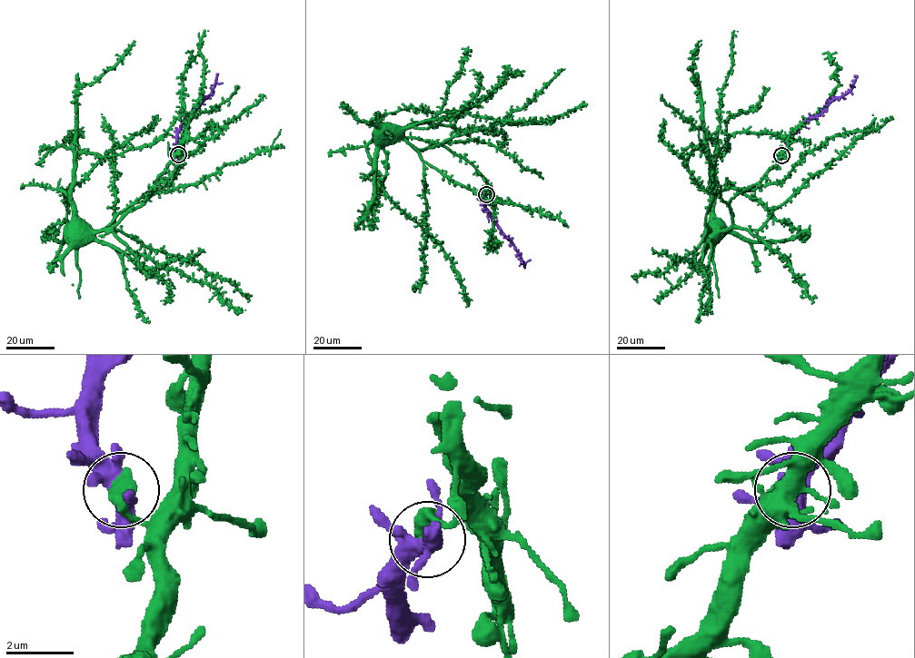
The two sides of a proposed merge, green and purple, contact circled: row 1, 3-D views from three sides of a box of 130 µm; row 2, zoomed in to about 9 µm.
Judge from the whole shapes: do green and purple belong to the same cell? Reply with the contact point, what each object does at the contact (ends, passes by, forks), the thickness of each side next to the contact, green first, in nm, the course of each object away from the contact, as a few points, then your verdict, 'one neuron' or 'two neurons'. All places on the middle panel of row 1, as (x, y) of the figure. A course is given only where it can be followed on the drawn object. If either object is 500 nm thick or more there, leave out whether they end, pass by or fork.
at (486, 194); 550 nm thick on the green side, 400 nm on the other; green runs (485, 194), (488, 191), (486, 181), (462, 158), (441, 145), (417, 150), (393, 126), (385, 125), (386, 130); purple runs (485, 194), (484, 207), (513, 244), (524, 266), (525, 264); two neurons

